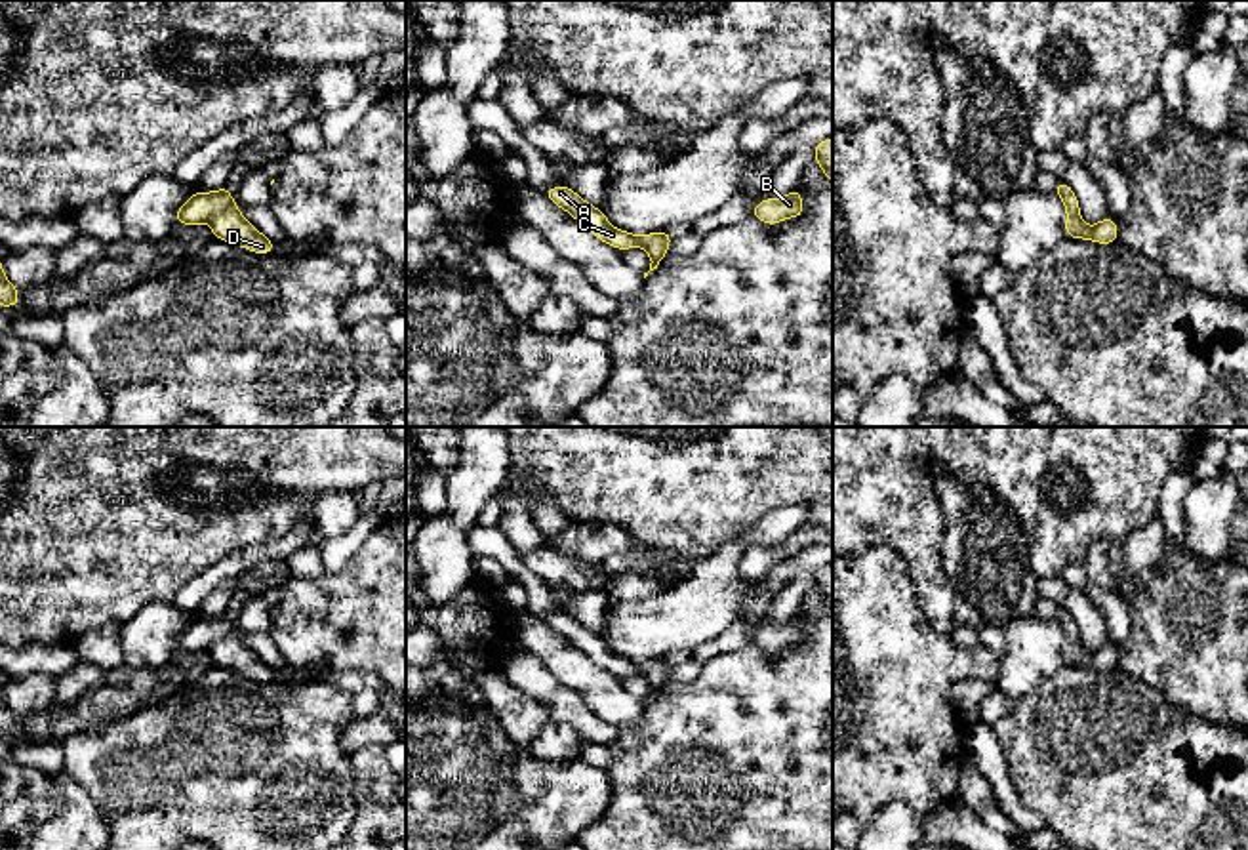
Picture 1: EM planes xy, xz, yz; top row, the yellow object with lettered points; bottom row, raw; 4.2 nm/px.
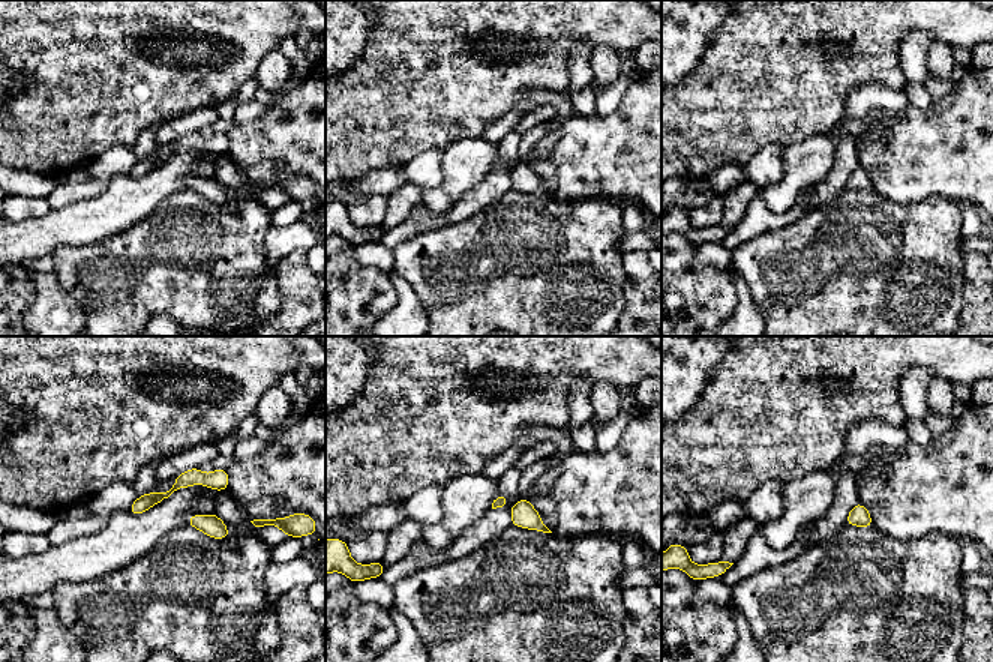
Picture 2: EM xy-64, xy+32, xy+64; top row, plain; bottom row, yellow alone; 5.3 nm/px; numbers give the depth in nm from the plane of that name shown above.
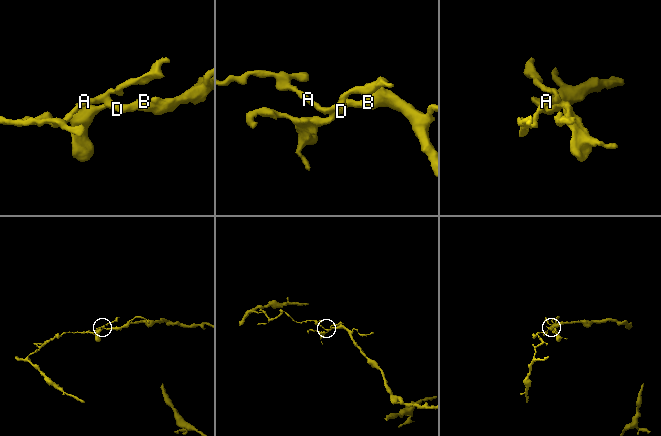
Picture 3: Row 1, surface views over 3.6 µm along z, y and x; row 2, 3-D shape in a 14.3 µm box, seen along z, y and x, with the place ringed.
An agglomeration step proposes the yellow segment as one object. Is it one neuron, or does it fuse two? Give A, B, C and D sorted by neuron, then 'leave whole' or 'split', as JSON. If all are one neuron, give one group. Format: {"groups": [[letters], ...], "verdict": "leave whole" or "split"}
{"groups": [["A", "C"], ["B", "D"]], "verdict": "split"}

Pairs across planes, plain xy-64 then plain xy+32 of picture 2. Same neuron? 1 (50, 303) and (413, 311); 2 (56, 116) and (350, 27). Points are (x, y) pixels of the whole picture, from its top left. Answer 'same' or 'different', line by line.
1: same
2: different

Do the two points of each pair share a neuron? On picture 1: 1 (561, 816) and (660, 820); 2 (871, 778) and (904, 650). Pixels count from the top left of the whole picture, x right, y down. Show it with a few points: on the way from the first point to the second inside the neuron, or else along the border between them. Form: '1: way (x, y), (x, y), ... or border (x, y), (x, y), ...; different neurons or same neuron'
1: border (608, 774), (610, 805), (593, 824), (582, 829); different neurons
2: way (894, 746), (894, 683); same neuron

